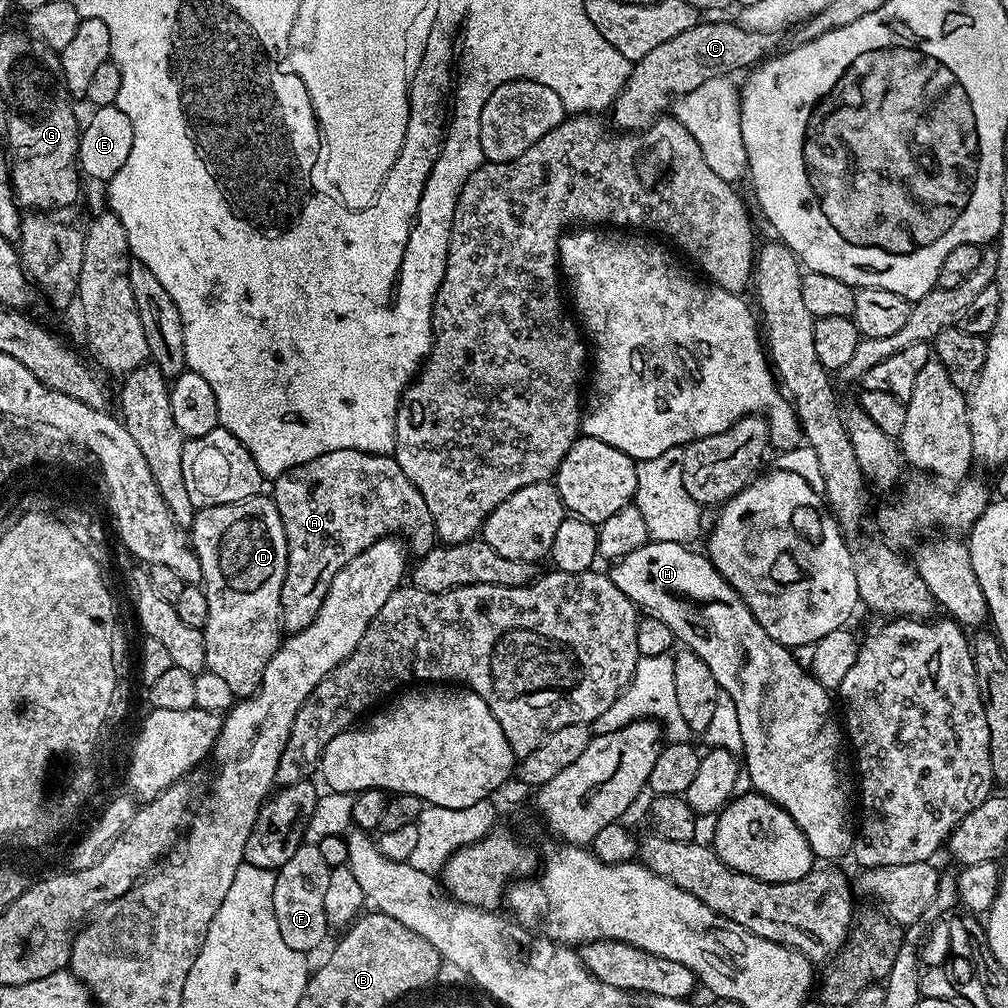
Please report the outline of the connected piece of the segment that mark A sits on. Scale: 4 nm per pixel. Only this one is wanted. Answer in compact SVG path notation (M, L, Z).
M334 450L286 470L275 477L273 484L276 485L270 489L270 495L278 506L288 547L288 569L280 595L285 633L300 632L310 626L334 576L359 552L389 533L403 537L407 551L416 558L437 547L430 510L426 510L426 502L414 482L402 474L395 455Z

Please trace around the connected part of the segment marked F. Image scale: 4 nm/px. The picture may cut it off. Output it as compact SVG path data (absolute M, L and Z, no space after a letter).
M301 842L294 850L294 855L283 866L275 869L274 918L278 918L282 942L286 942L290 950L312 954L327 938L330 925L326 918L324 902L331 873L332 869L322 858L315 842Z

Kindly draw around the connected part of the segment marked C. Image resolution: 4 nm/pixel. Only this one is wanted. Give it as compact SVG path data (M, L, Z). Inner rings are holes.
M720 20L717 24L695 24L683 34L670 38L670 42L662 42L662 46L650 50L646 58L633 63L632 73L610 109L612 120L617 124L615 127L621 133L649 128L656 119L669 111L677 96L690 94L690 90L696 90L702 86L702 82L710 82L710 78L731 77L732 72L739 68L748 70L759 65L781 47L780 38L780 32L750 30L738 22L732 21L731 24L728 20Z

